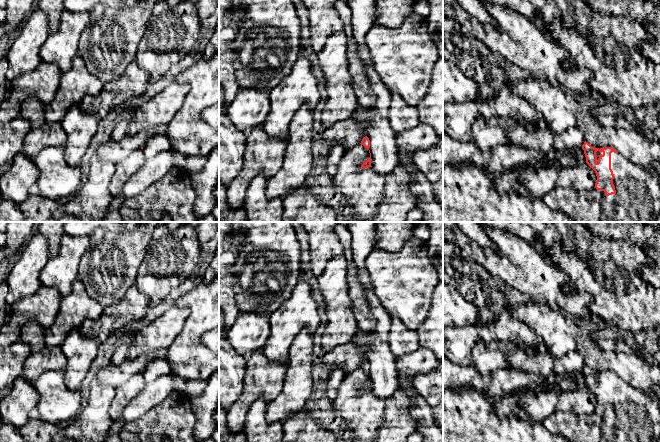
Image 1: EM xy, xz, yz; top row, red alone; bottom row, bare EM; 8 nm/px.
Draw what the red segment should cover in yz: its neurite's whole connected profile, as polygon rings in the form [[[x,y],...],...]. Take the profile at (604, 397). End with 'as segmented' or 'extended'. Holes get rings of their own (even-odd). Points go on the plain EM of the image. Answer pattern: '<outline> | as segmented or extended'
[[[588,366],[582,369],[586,387],[595,395],[597,404],[590,415],[556,410],[542,424],[553,434],[565,437],[570,442],[657,442],[660,438],[660,407],[656,400],[629,385],[612,371],[594,372]]] | extended

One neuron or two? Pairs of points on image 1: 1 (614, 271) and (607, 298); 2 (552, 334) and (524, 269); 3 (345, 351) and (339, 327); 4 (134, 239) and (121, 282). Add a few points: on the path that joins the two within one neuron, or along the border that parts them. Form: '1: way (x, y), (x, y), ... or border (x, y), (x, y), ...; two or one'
1: way (612, 278), (612, 291); one
2: border (530, 299), (539, 304), (546, 304), (556, 311); two
3: border (349, 341), (339, 344), (325, 353); two
4: way (126, 250), (121, 255), (121, 271); one

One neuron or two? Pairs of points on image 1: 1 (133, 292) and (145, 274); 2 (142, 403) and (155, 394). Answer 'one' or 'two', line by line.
1: two
2: one

